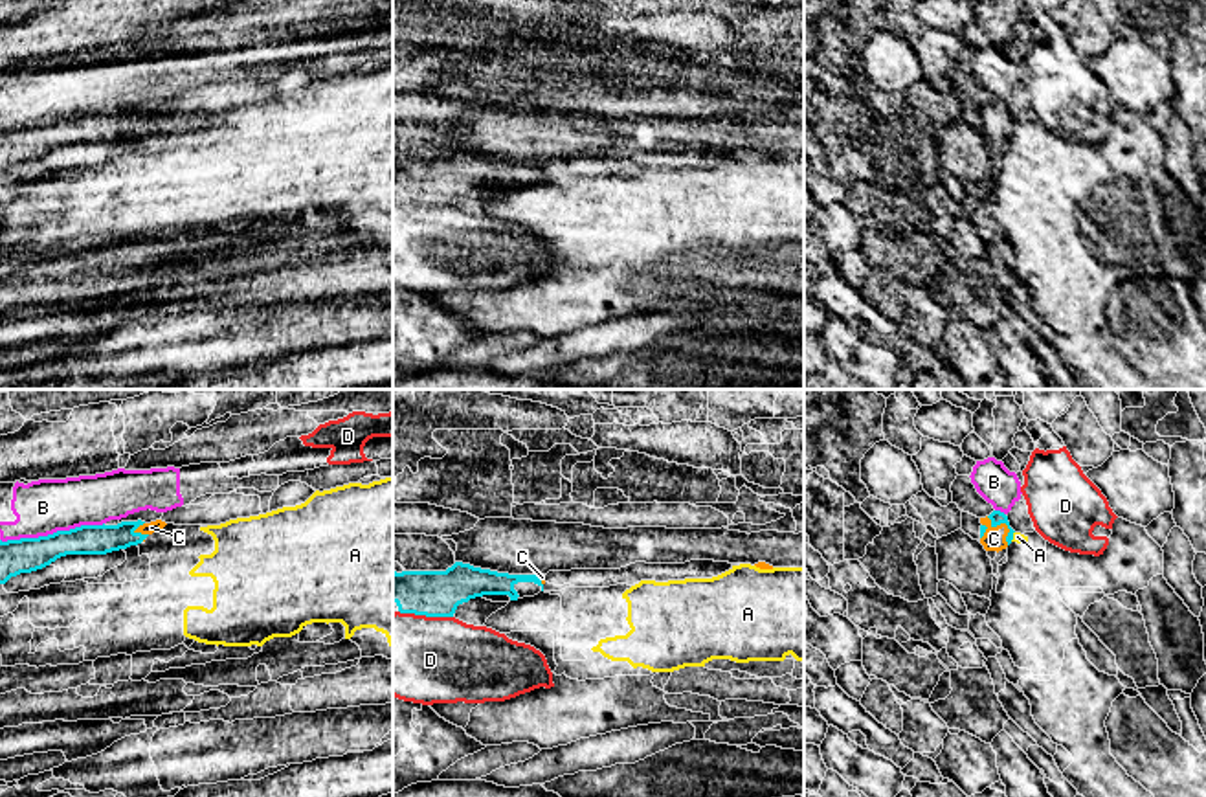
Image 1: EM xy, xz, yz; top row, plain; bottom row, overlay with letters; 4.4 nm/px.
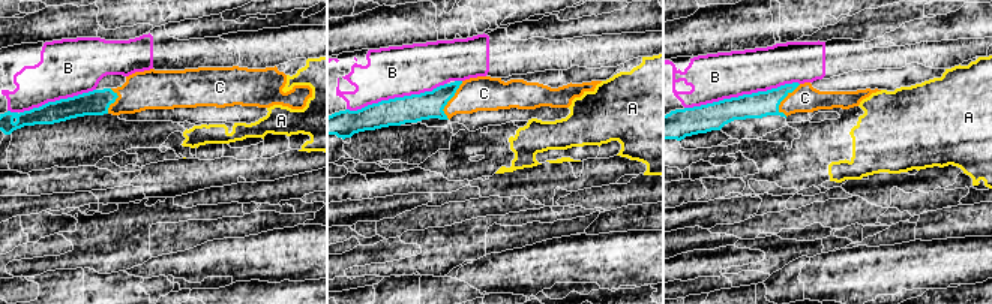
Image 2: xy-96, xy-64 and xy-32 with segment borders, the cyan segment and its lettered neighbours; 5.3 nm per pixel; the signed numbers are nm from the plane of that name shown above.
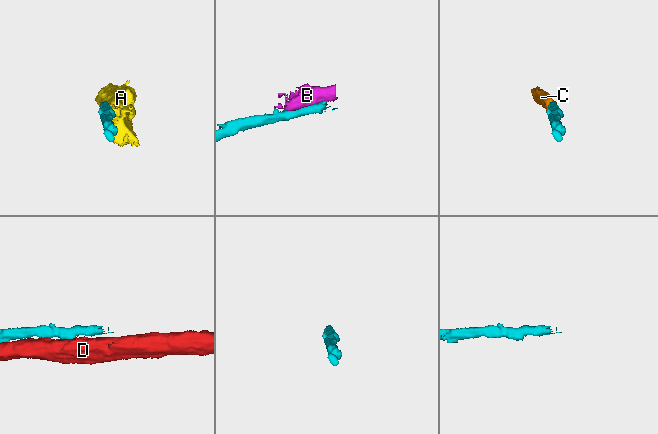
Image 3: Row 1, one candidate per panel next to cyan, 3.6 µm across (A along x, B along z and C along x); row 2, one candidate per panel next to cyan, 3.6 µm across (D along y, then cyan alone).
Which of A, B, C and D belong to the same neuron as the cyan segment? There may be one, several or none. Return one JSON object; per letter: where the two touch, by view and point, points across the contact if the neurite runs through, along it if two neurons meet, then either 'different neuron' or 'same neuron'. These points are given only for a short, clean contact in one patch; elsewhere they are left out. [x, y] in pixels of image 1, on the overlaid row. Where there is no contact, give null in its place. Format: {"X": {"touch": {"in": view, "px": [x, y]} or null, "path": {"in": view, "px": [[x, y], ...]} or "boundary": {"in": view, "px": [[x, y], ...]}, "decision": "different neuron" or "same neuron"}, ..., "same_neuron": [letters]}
{"A": {"touch": {"in": "yz", "px": [1012, 537]}, "boundary": {"in": "yz", "px": [[1014, 531], [1010, 540]]}, "decision": "different neuron"}, "B": {"touch": {"in": "xy", "px": [54, 533]}, "decision": "different neuron"}, "C": {"touch": {"in": "yz", "px": [1004, 522]}, "path": {"in": "yz", "px": [[995, 516], [1004, 522], [993, 538]]}, "decision": "same neuron"}, "D": {"touch": {"in": "xz", "px": [426, 616]}, "decision": "different neuron"}, "same_neuron": ["C"]}

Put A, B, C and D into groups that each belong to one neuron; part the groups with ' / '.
A / B / C / D

